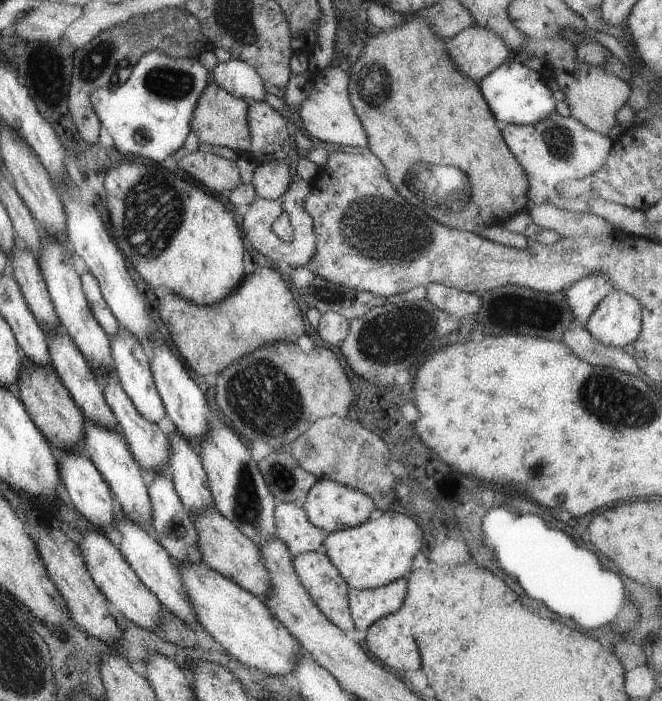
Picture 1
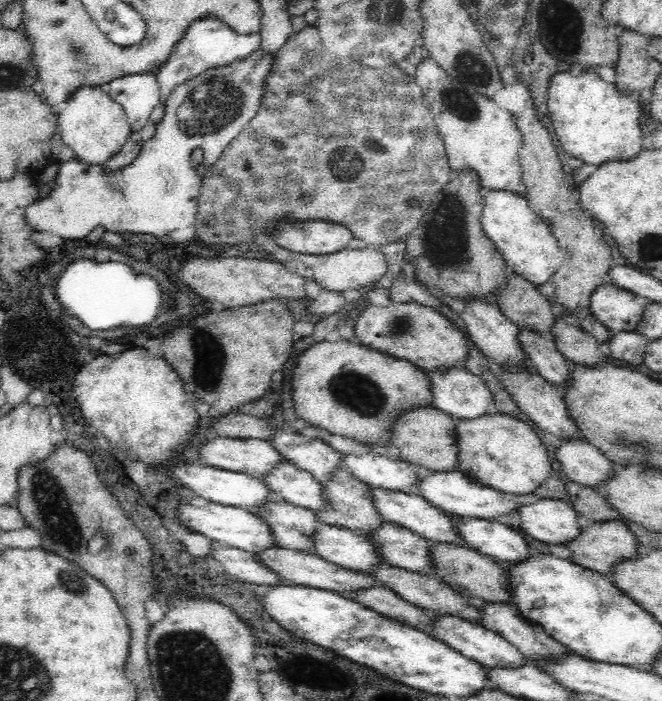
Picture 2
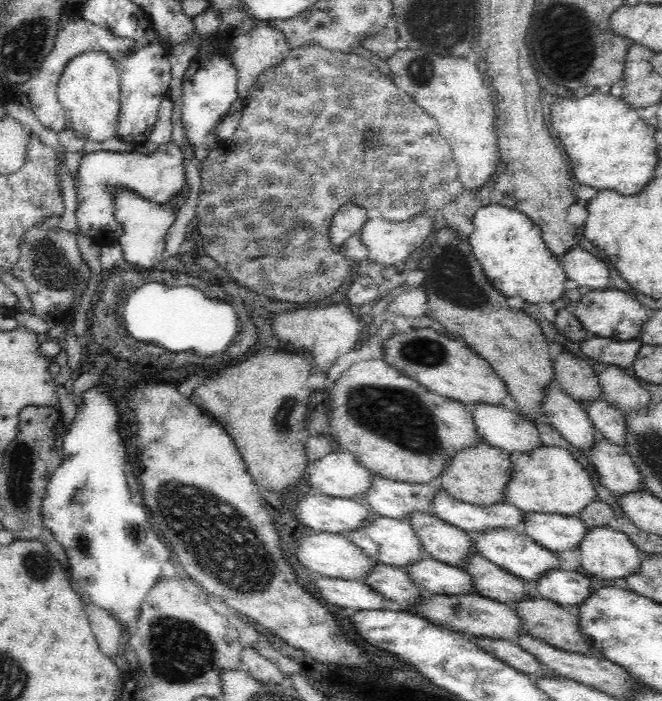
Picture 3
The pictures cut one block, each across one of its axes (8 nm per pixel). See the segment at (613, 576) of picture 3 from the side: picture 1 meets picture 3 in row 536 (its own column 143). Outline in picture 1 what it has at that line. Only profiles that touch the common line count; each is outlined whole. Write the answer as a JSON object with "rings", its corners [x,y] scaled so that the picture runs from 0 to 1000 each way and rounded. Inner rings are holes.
{"rings":[[[125,759],[122,776],[118,783],[131,816],[137,820],[144,836],[156,846],[156,850],[172,862],[192,886],[211,893],[215,897],[234,902],[242,896],[245,882],[245,863],[237,852],[207,825],[198,813],[193,802],[180,789],[178,780],[159,766],[157,759]]]}

